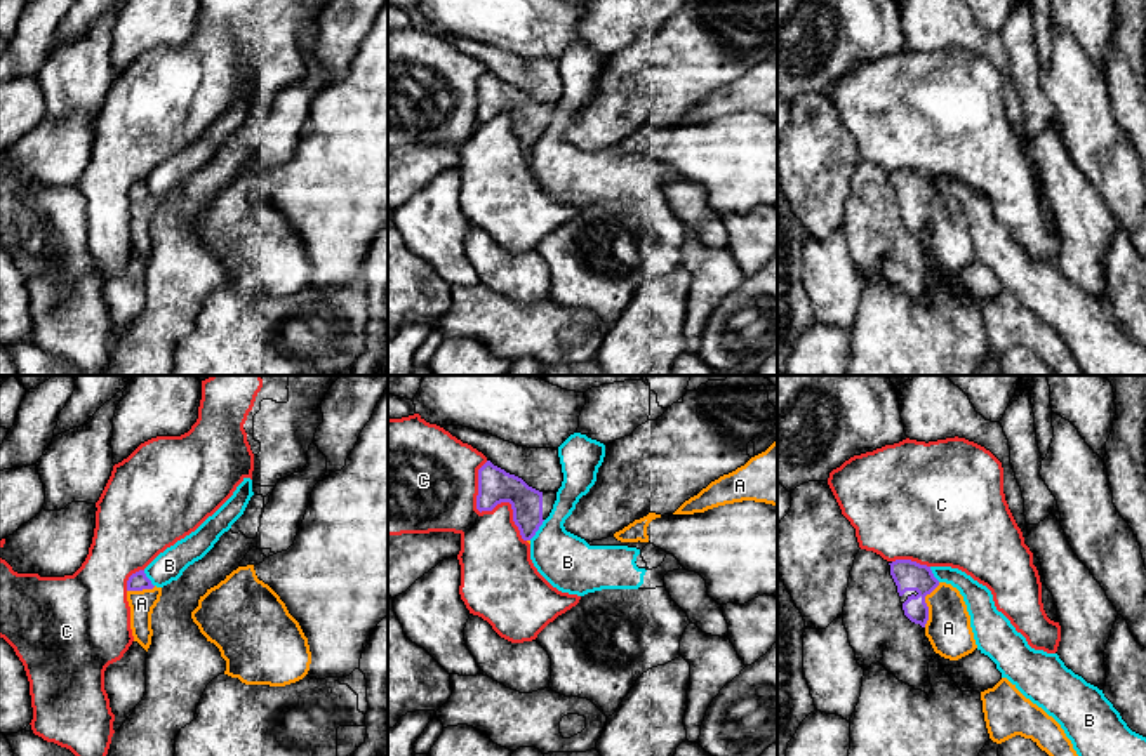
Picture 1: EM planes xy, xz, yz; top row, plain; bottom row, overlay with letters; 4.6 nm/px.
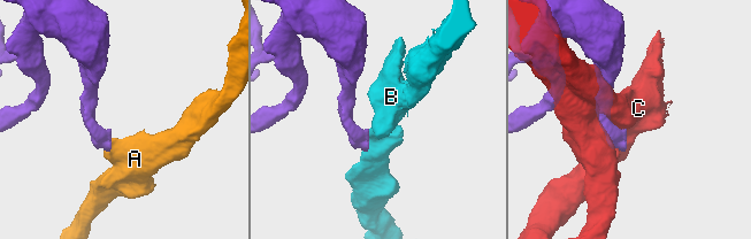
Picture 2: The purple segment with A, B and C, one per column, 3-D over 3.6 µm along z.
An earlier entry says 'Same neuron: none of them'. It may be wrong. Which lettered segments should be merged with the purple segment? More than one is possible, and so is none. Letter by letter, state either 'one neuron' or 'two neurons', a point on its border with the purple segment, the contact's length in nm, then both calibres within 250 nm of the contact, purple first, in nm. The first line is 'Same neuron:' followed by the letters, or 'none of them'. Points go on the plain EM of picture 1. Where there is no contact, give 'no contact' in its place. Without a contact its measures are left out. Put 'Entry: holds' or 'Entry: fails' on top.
Entry: fails
Same neuron: A
A: one neuron | yz (926, 216) | 220 nm | 140/200 nm
B: two neurons | xz (538, 139) | 120 nm | 140/260 nm
C: two neurons | xz (489, 120) | 420 nm | 160/360 nm

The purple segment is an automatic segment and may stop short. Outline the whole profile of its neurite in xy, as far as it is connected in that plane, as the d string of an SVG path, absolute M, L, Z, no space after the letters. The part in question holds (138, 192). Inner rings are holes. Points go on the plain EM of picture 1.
M144 181L132 184L127 191L127 212L130 217L130 240L134 252L146 262L151 255L151 224L160 212L162 198L151 195Z

